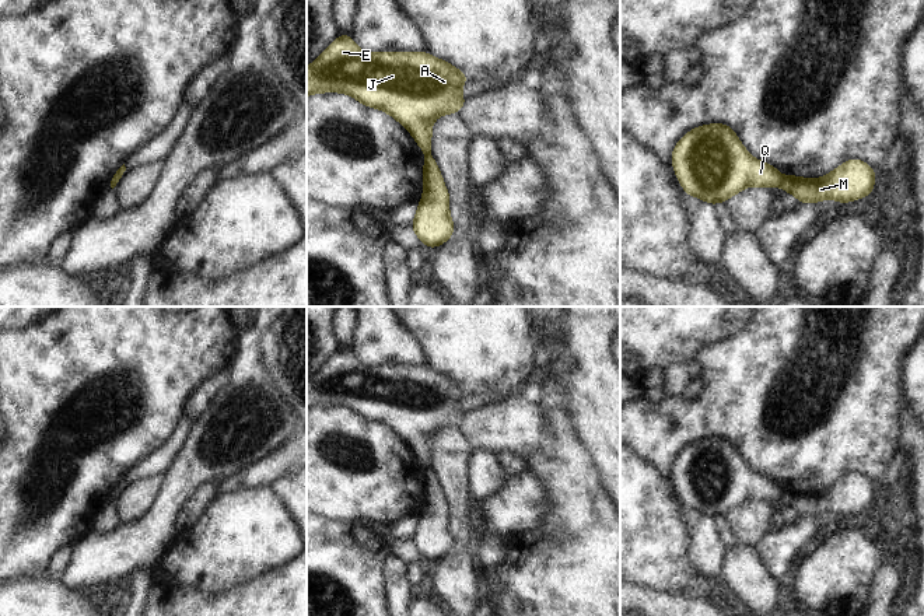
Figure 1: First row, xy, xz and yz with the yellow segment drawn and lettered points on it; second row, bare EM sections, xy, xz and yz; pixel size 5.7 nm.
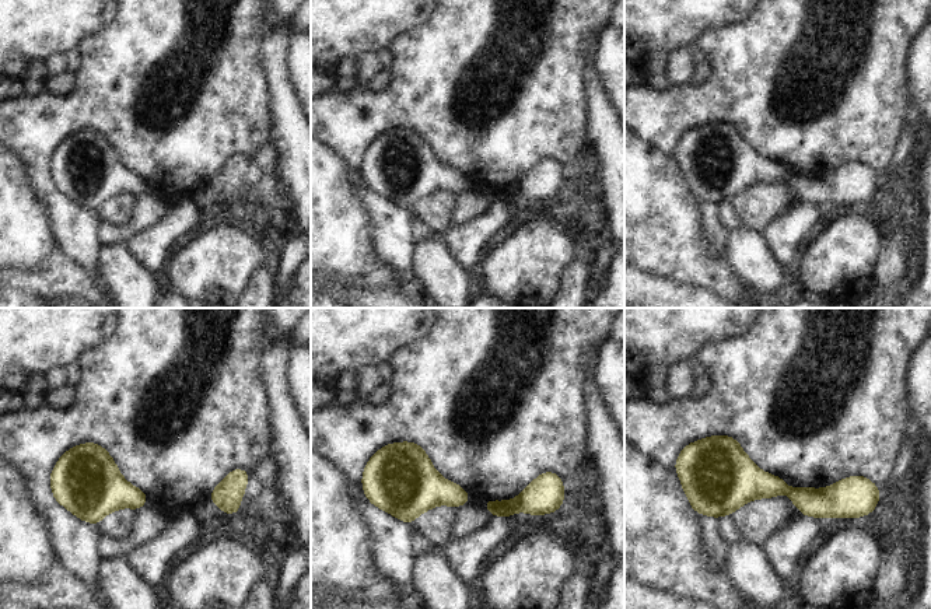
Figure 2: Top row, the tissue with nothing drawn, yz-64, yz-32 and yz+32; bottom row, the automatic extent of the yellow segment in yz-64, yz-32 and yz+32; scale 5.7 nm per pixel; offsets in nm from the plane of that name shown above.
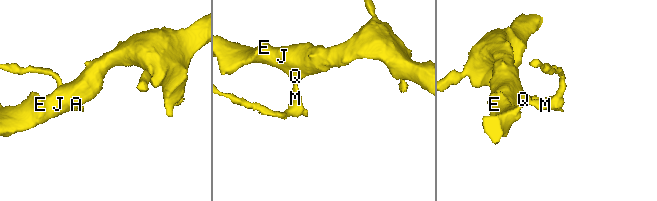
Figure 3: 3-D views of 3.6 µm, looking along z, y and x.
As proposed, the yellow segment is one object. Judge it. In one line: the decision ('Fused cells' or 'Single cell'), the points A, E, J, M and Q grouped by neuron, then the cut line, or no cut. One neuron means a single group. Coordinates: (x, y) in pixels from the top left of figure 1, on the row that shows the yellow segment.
Fused cells. Groups: A E J Q / M. Split along yz (783, 178), (780, 185)

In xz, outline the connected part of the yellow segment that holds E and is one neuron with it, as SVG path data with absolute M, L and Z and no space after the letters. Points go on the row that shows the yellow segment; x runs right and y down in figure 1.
M342 34L323 53L307 67L307 97L319 92L346 92L368 108L379 108L403 125L424 154L431 148L431 126L445 113L459 113L468 98L461 95L461 87L468 83L465 73L452 64L424 52L363 52L349 34Z

